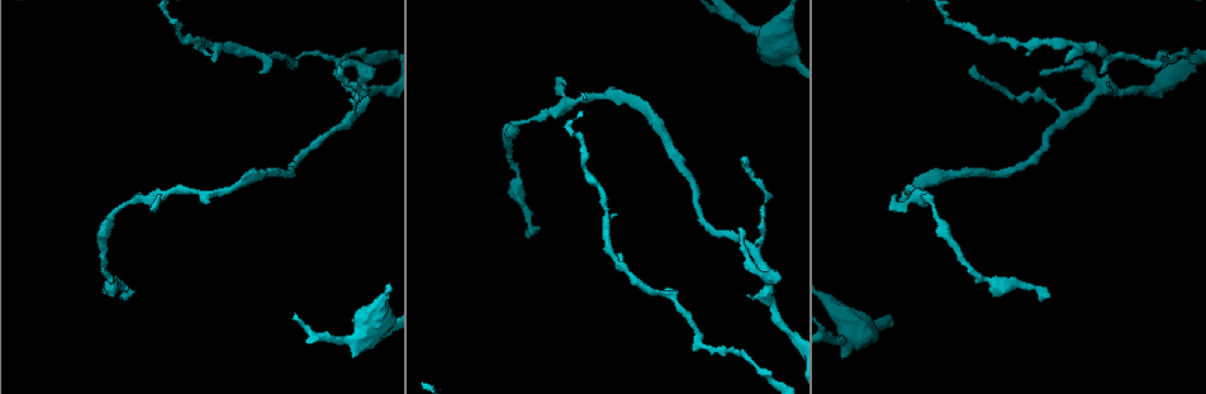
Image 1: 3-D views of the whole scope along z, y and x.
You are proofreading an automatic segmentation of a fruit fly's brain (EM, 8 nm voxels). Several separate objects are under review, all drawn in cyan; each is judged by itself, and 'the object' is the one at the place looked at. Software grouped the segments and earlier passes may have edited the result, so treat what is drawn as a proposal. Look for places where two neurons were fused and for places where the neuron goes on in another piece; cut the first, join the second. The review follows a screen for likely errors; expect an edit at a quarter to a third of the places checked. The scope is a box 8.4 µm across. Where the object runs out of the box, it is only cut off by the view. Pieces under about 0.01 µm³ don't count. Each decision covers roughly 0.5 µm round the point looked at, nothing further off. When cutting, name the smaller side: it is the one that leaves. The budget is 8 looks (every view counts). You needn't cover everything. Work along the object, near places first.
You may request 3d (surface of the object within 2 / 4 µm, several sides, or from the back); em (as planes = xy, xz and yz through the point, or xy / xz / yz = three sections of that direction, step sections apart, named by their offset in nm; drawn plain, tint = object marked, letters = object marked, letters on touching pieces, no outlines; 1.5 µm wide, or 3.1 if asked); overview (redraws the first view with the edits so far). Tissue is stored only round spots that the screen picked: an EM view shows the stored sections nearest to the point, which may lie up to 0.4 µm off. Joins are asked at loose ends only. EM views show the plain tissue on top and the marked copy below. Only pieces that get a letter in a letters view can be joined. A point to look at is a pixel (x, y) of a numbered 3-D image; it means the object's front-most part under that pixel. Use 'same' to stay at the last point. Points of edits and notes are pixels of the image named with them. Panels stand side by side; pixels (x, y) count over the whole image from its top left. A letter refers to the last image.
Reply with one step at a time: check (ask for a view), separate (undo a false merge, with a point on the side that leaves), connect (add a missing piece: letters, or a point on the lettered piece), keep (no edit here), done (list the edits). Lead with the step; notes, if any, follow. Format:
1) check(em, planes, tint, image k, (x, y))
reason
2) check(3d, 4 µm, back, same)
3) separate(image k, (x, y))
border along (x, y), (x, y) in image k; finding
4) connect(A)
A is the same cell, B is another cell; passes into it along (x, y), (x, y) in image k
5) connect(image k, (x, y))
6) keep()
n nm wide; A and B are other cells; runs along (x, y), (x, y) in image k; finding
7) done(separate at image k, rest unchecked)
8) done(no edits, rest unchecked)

check(3d, 4 µm, image 1, (743, 159))
tapers out

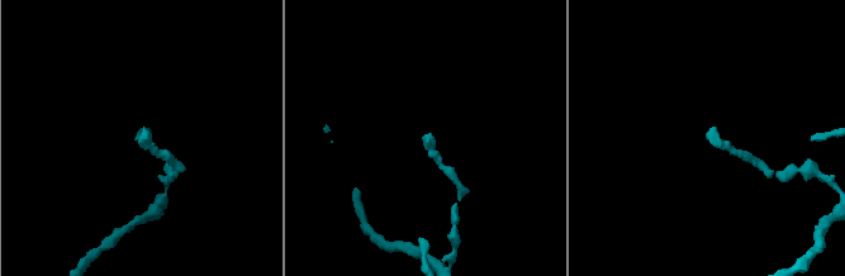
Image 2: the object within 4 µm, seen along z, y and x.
check(em, yz, step 8, letters, image 2, (426, 135))

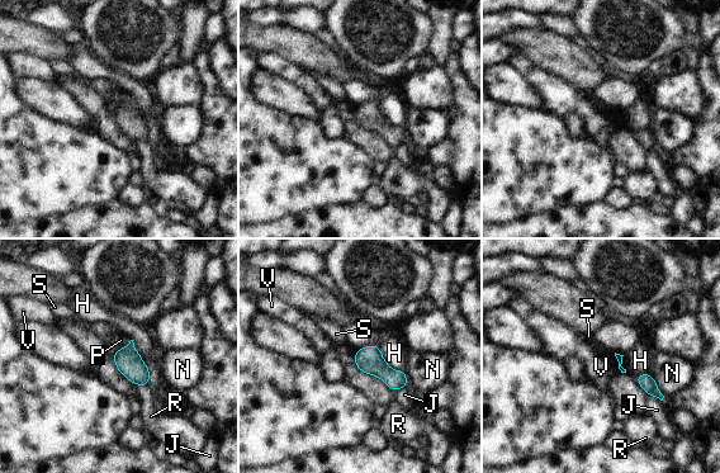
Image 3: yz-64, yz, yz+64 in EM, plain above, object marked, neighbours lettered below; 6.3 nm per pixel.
keep()
H touches over 220 nm; H, J, N, P, R, S and V are other cells; no lettered piece goes on from it

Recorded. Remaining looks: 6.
check(3d, 2 µm, image 1, (350, 54))
a narrow waist

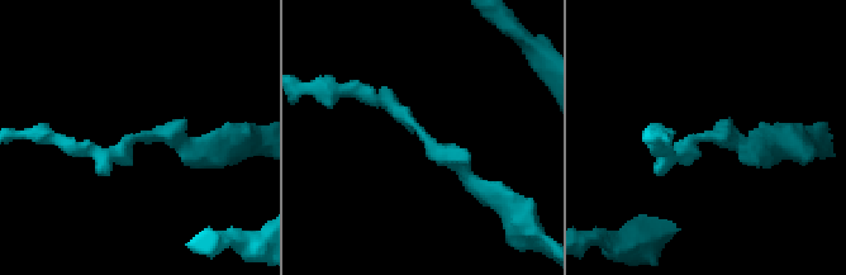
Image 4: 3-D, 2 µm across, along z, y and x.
check(em, planes, tint, image 4, (418, 130))

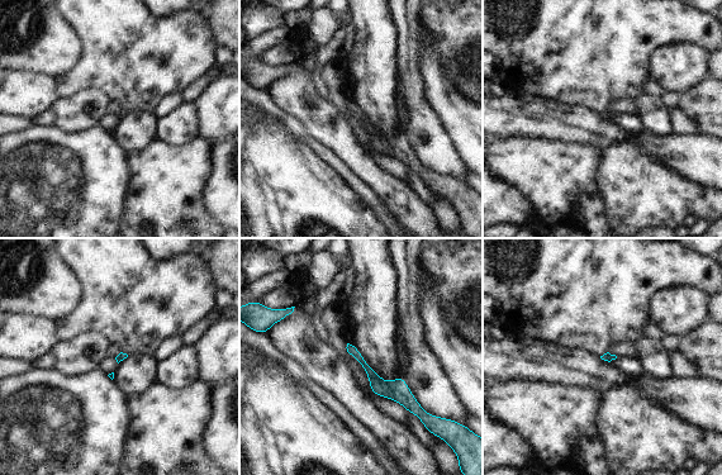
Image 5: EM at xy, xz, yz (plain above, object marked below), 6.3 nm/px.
check(em, planes, letters, same)
what lies round it

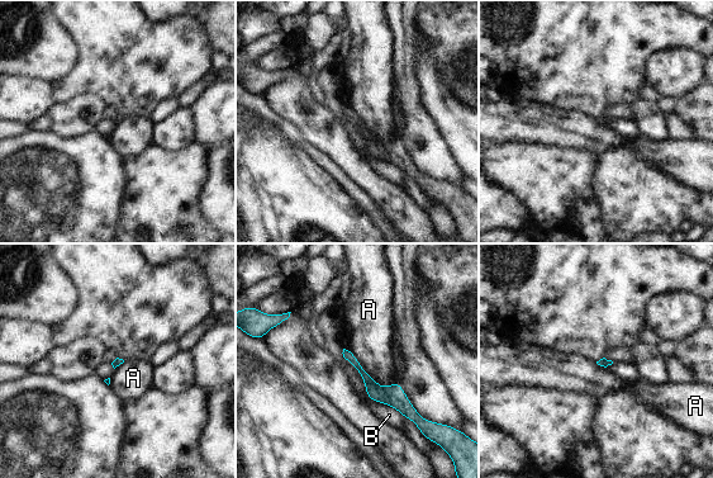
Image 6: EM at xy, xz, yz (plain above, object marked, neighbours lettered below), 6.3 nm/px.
keep()
50 nm wide; A and B are other cells; border along (350, 351), (380, 386), (397, 381) in image 6; all the same neuron

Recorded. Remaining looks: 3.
check(3d, 4 µm, image 1, (122, 207))
calibre changes

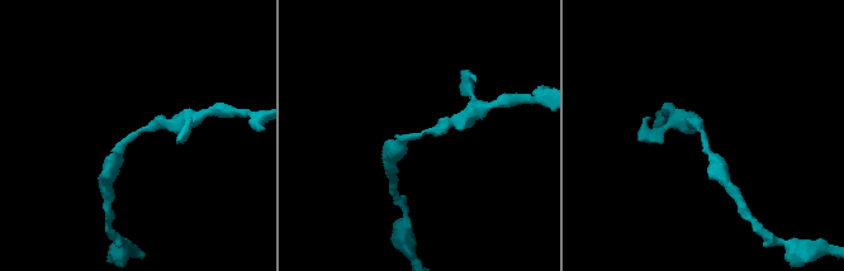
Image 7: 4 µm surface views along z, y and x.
check(em, yz, step 4, tint, image 7, (136, 132))
arms of 220, 240 nm; now the EM

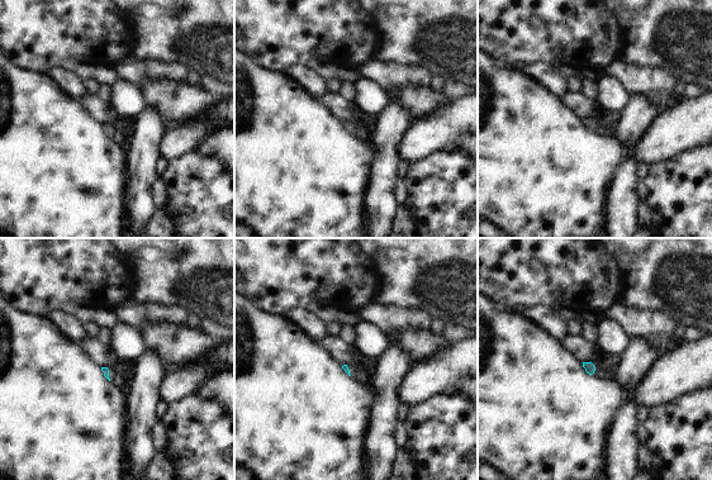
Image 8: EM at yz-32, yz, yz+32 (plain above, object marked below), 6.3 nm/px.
check(em, planes, letters, same)
cut it another way

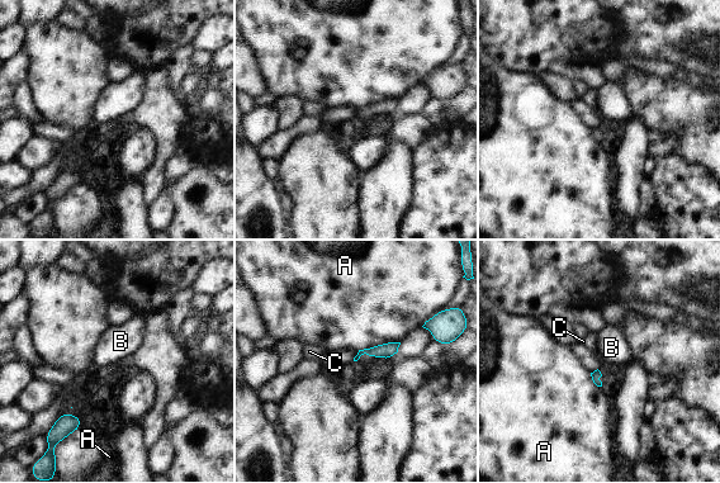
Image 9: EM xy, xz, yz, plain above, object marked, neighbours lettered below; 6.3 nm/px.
keep()
A touches over 280 nm; A, B and C are other cells; all the same neuron

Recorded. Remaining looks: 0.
done(no edits, rest unchecked)

